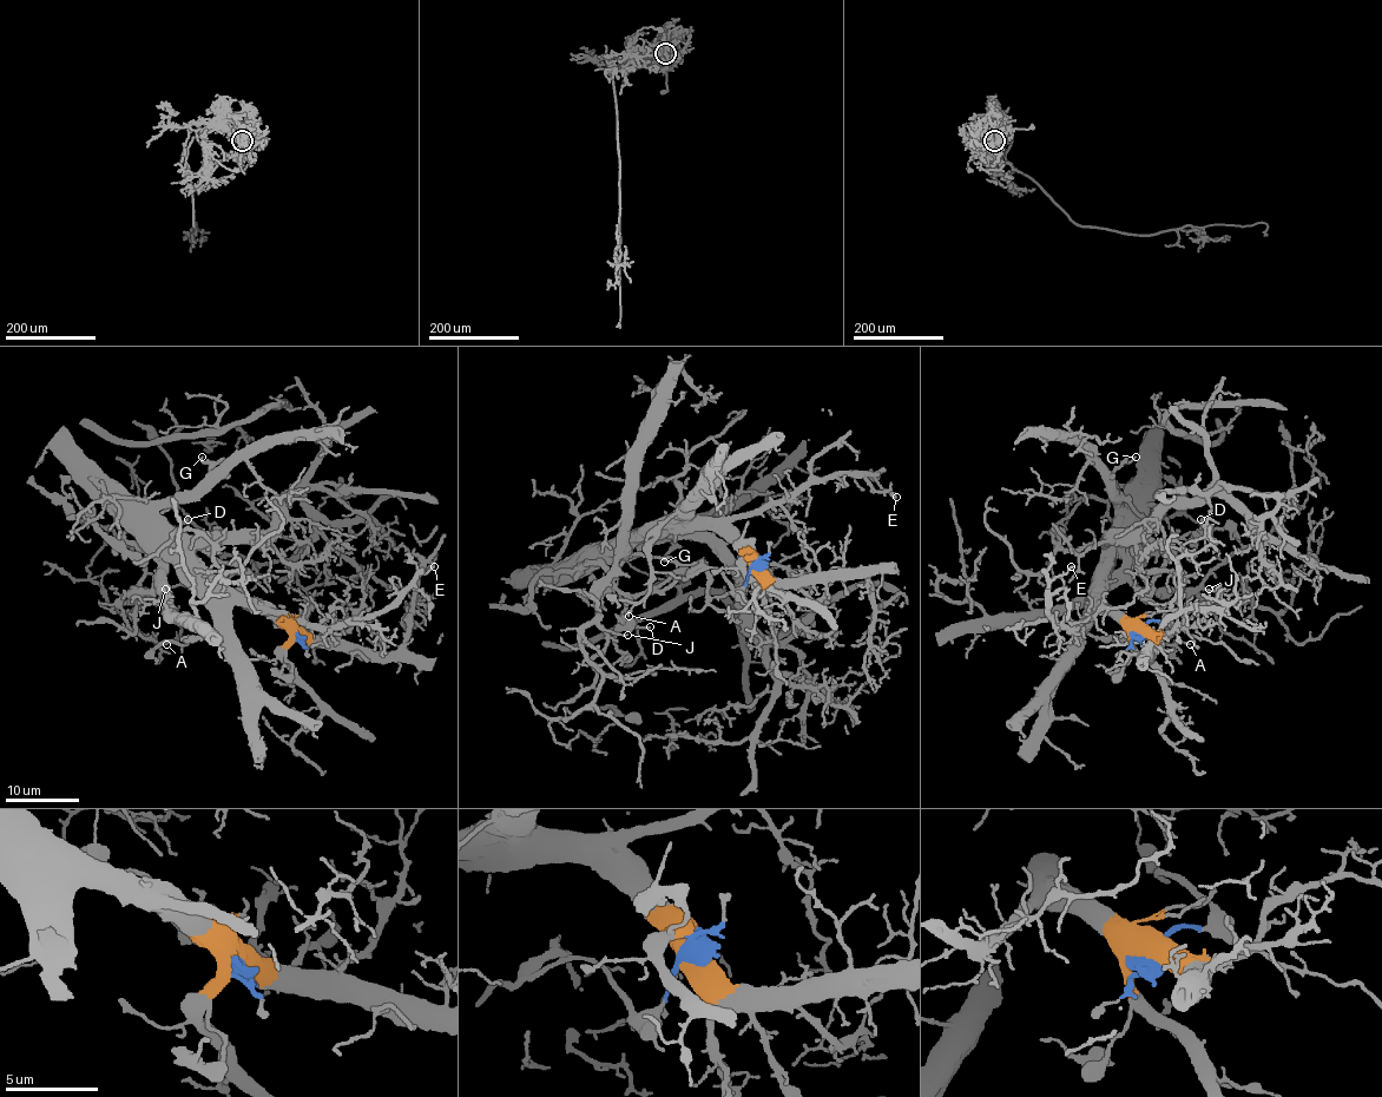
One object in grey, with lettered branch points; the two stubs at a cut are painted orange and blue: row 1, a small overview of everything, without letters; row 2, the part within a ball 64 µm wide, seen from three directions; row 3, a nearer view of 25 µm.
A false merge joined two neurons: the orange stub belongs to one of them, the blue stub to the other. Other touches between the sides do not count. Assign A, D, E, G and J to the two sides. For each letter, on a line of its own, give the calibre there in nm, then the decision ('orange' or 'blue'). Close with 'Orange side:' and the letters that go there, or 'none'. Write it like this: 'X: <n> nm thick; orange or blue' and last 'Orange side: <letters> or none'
A: 160 nm thick; orange
D: 150 nm thick; blue
E: 130 nm thick; orange
G: 110 nm thick; orange
J: 110 nm thick; orange
Orange side: A, E, G, J

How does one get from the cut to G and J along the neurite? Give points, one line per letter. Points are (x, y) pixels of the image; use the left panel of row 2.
G: (294, 631), (282, 628), (255, 599), (236, 598), (158, 514), (206, 478), (210, 466), (203, 457)
J: (294, 631), (282, 628), (255, 599), (226, 598), (171, 553), (165, 572), (152, 586), (136, 589), (165, 589)

